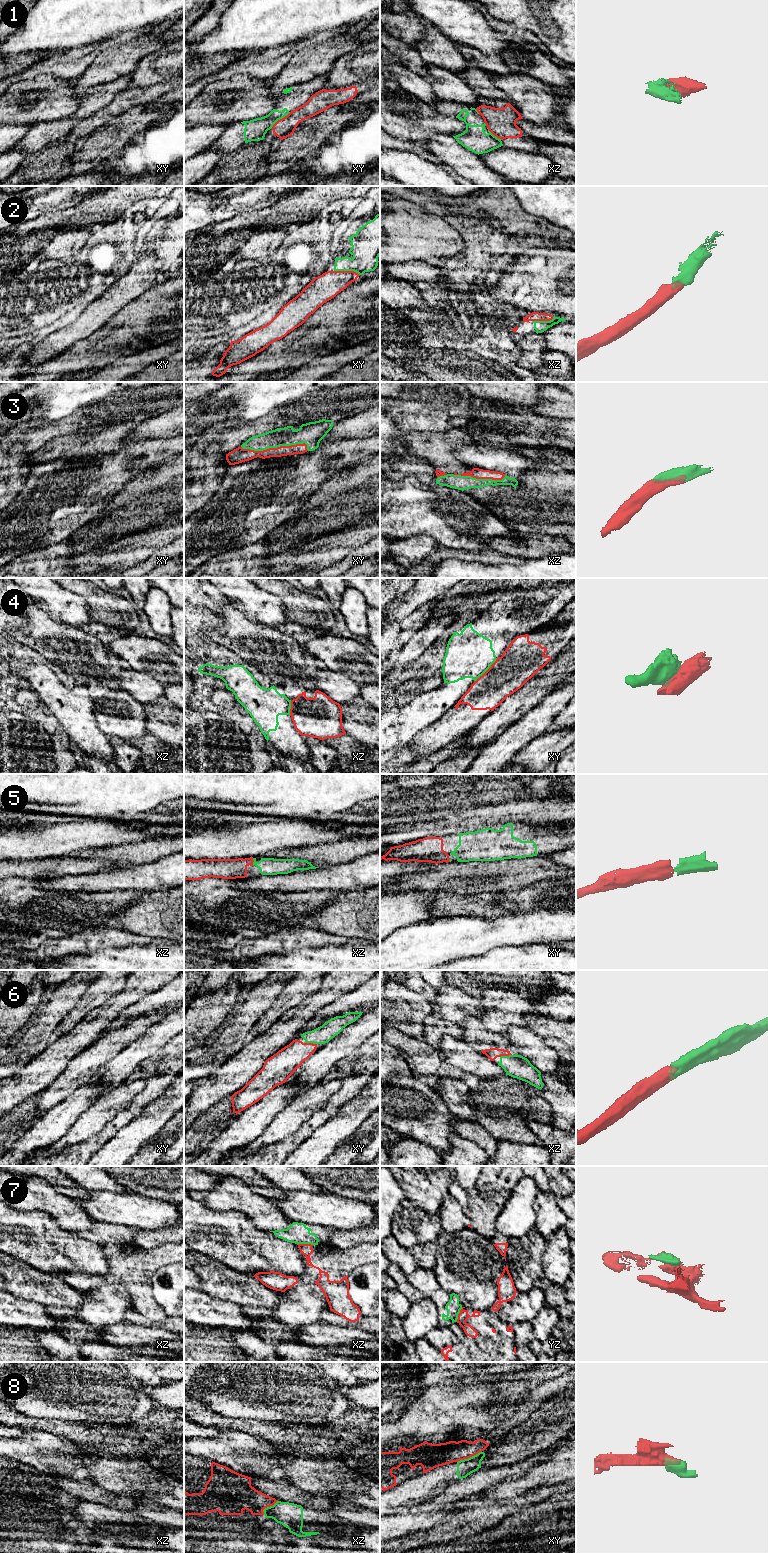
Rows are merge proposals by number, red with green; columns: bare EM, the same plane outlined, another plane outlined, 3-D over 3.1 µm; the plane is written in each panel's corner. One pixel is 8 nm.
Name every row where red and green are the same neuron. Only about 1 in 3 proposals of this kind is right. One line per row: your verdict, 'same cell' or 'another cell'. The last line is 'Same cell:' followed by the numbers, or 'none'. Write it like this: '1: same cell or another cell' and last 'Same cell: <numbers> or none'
1: another cell
2: same cell
3: same cell
4: another cell
5: same cell
6: same cell
7: another cell
8: another cell
Same cell: 2, 3, 5, 6

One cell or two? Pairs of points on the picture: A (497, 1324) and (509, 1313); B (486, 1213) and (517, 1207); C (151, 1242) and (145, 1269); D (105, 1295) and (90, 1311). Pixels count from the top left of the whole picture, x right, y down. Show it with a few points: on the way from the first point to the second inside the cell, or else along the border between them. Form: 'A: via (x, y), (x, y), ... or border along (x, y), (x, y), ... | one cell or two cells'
A: border along (510, 1299), (501, 1304), (496, 1315), (511, 1326) | two cells
B: border along (513, 1188), (495, 1222), (499, 1232) | two cells
C: via (148, 1249), (145, 1262) | one cell
D: via (105, 1300), (95, 1310) | one cell

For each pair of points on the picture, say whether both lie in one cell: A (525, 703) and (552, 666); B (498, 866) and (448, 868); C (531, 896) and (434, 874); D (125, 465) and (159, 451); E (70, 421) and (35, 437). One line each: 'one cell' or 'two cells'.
A: one cell
B: one cell
C: two cells
D: one cell
E: one cell

